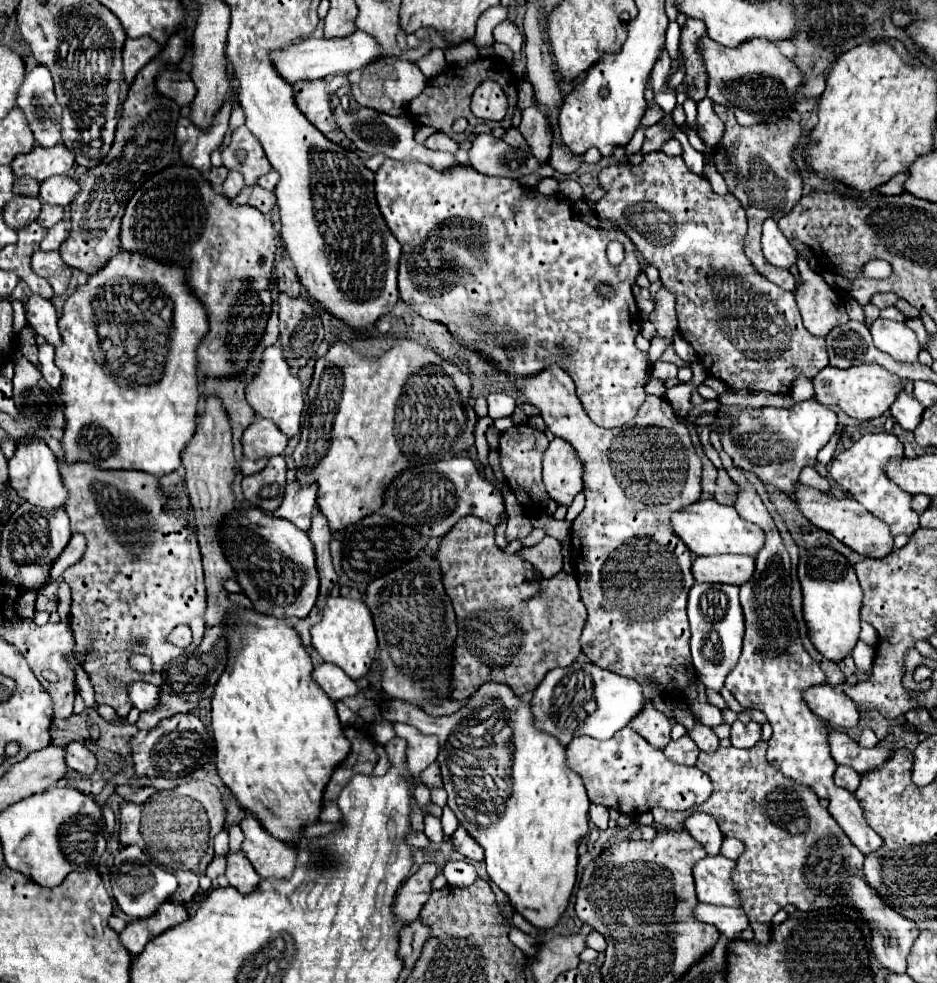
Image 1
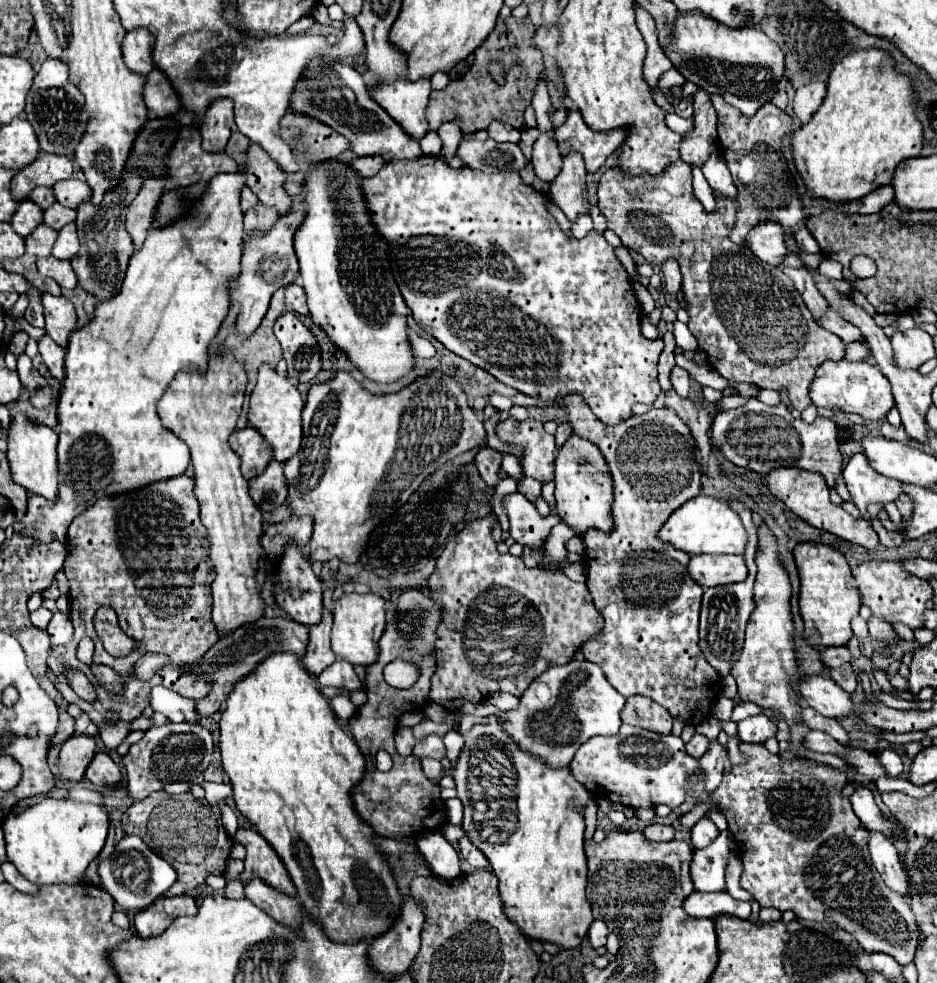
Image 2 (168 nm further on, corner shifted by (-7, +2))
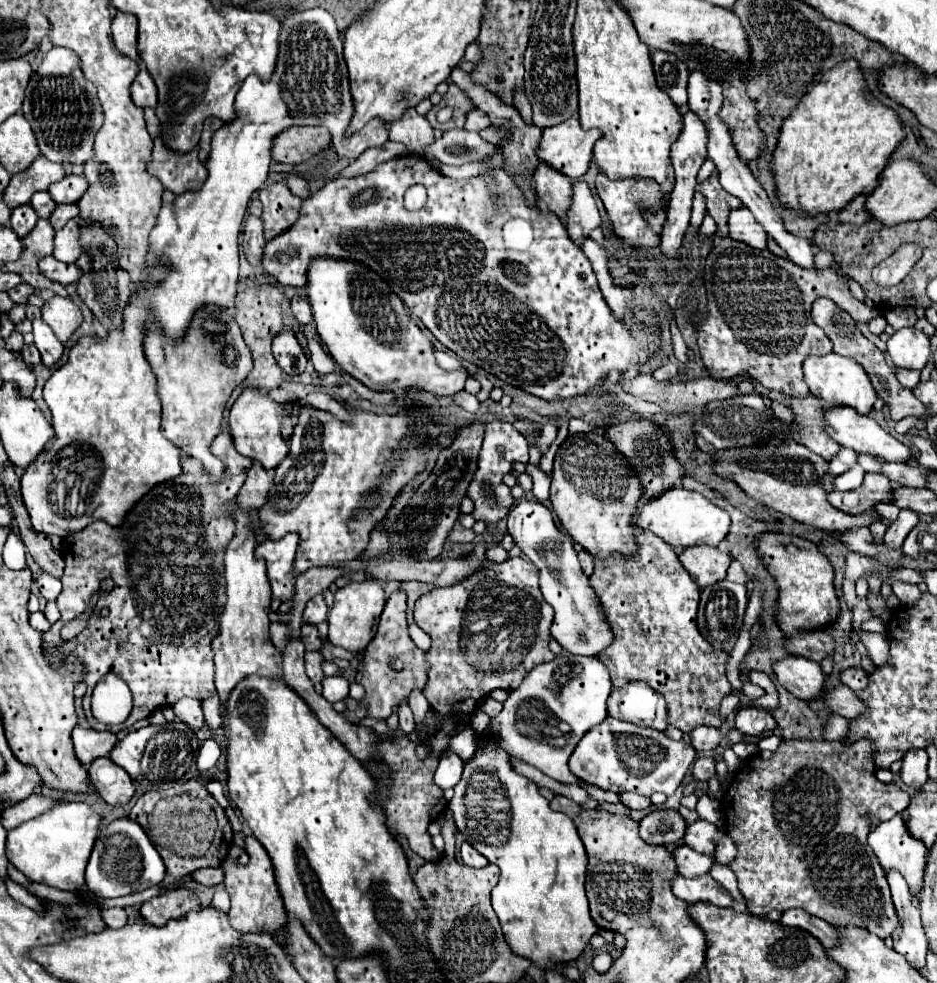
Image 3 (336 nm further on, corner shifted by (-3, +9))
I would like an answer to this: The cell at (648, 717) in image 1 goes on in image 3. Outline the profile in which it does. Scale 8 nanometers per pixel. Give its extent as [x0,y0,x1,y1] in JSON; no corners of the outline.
[607,681,667,731]

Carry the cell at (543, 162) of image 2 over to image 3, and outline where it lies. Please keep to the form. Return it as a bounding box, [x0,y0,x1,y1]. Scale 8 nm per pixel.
[533,161,571,217]

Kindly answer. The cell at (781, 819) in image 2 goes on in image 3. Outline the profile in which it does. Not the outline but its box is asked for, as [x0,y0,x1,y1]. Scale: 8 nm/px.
[721,739,909,939]

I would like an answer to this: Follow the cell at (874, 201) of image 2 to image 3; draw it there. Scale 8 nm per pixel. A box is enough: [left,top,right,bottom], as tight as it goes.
[837,195,871,223]

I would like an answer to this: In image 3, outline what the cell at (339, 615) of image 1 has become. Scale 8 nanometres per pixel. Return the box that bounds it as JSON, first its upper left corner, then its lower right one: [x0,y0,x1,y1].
[329,581,387,653]

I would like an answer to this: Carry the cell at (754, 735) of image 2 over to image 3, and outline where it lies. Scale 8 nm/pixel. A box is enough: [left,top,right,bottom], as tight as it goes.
[735,707,777,735]

